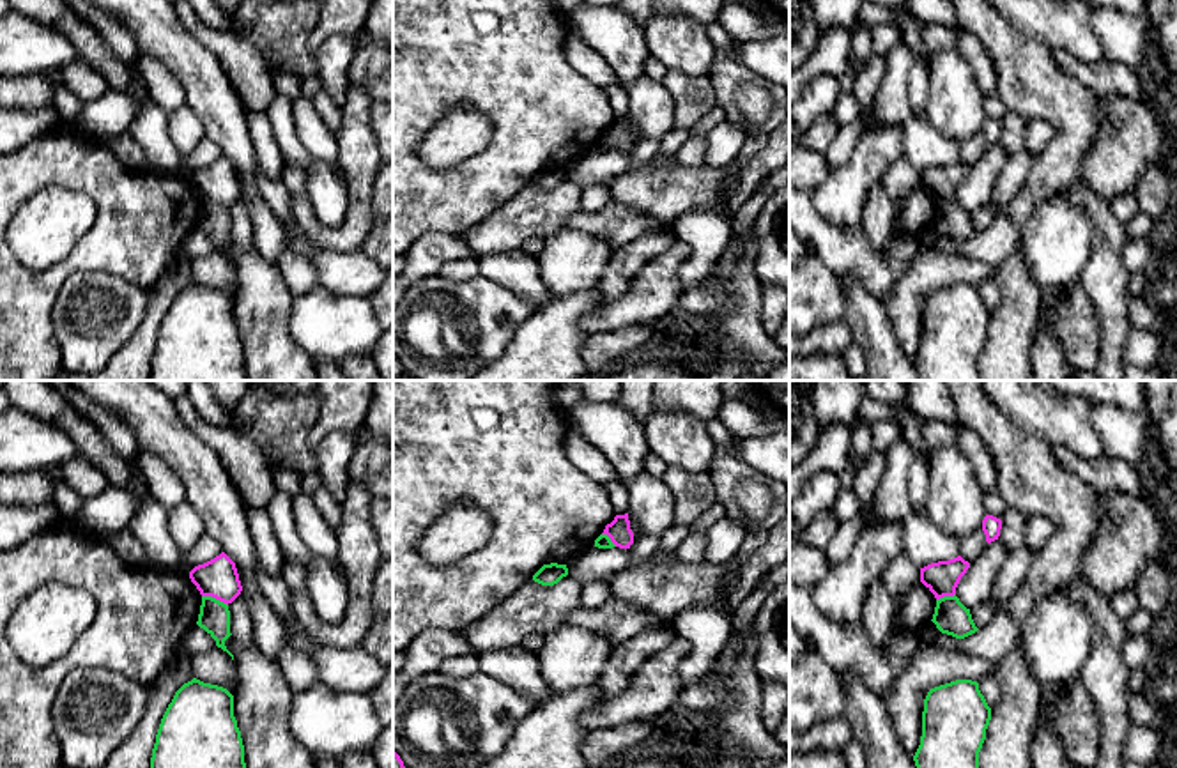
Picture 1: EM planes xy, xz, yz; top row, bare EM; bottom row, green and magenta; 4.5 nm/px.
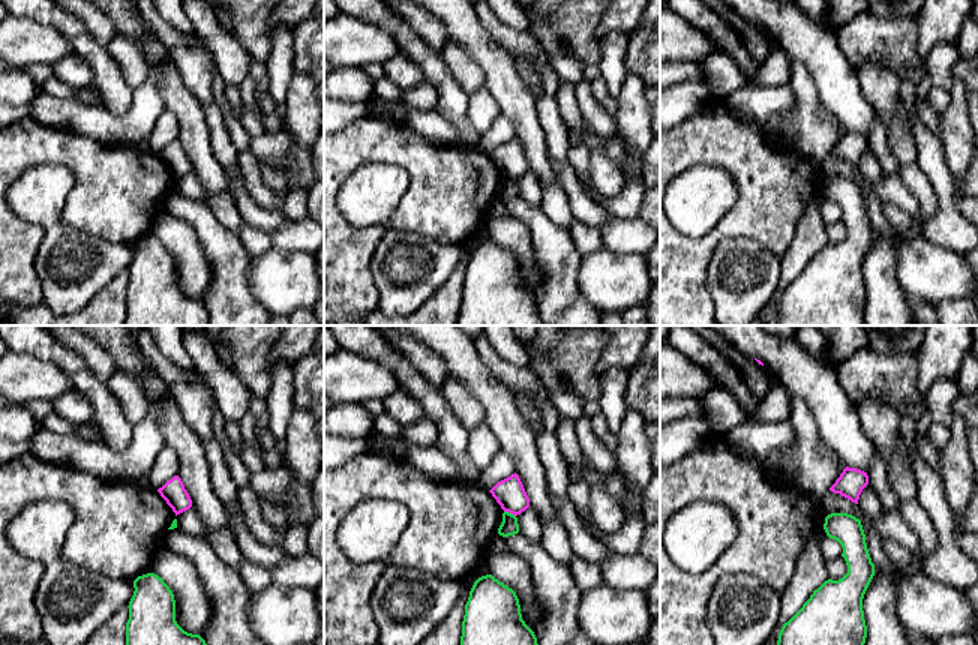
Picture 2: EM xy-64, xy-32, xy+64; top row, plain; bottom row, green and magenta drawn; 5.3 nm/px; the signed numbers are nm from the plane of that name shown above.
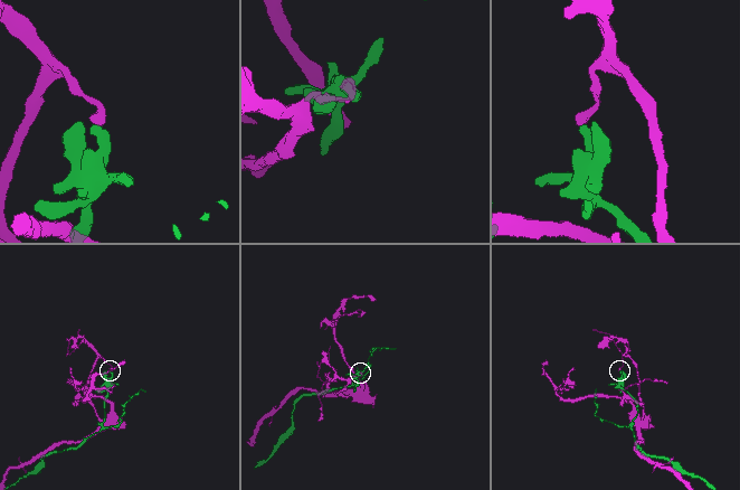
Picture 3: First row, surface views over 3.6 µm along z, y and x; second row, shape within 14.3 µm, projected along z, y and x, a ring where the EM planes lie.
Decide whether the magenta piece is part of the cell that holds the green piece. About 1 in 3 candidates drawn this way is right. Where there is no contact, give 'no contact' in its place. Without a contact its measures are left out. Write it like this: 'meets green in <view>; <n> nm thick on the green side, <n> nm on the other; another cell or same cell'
meets green in xy; 140 nm thick on the green side, 180 nm on the other; another cell

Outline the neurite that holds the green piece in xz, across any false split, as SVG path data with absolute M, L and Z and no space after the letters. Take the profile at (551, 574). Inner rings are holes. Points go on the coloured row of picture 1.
M543 564L535 575L533 580L542 584L542 586L554 586L558 584L563 577L568 575L566 564Z

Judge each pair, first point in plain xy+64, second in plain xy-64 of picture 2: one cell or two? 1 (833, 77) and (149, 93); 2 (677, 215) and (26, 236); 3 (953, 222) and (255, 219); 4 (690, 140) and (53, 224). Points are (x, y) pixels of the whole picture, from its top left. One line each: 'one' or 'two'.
1: two
2: two
3: two
4: two

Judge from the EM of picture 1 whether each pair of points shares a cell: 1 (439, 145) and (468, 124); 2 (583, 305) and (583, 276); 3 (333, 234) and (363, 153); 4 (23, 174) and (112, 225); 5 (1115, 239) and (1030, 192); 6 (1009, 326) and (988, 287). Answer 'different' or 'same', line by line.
1: same
2: different
3: same
4: same
5: different
6: different

